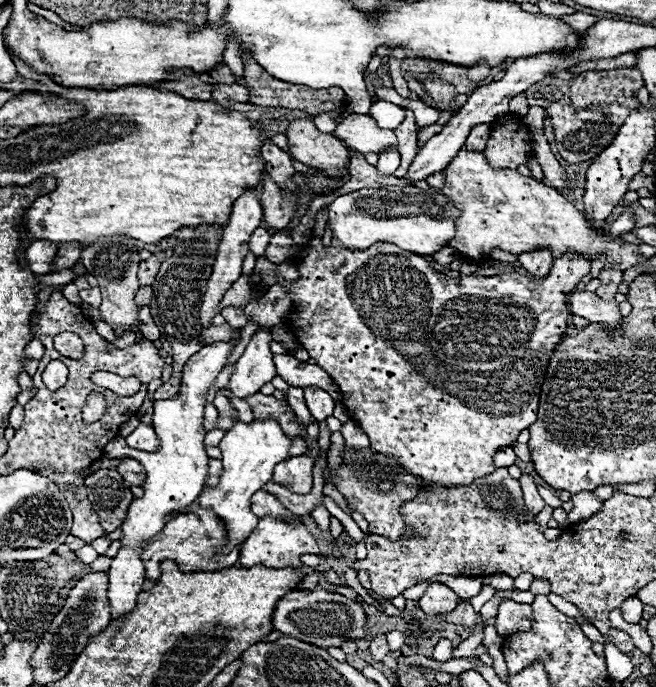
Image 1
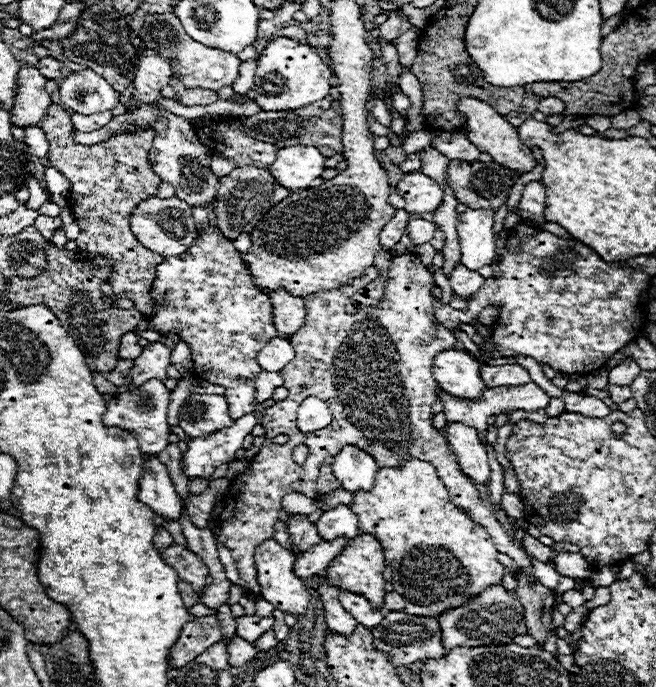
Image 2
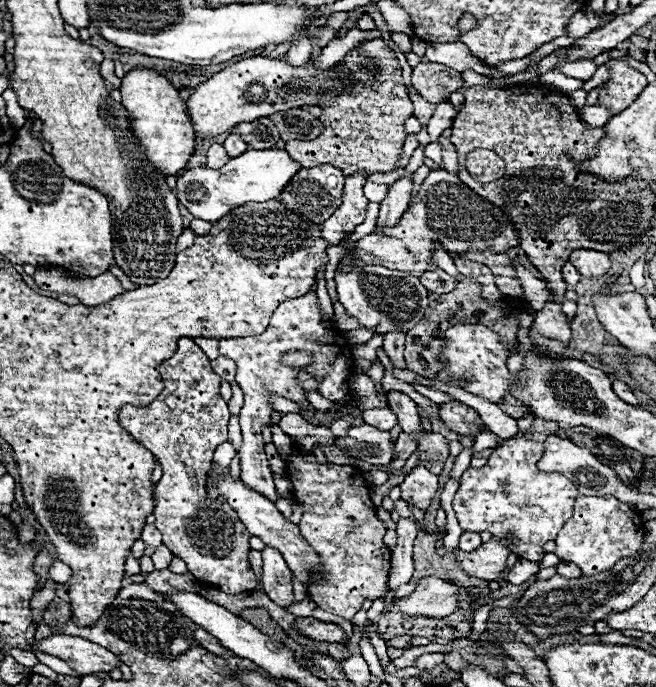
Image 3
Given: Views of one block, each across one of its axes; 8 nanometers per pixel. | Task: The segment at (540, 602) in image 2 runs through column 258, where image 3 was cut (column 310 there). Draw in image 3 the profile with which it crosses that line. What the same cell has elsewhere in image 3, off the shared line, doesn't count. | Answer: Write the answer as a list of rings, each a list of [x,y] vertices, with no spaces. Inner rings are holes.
[[[292,444],[292,452],[288,456],[282,456],[286,464],[286,476],[294,484],[294,494],[298,504],[304,510],[304,516],[300,520],[300,534],[310,542],[310,546],[320,554],[320,560],[326,568],[326,576],[322,582],[310,584],[308,594],[310,598],[324,610],[342,616],[350,620],[360,608],[366,598],[376,600],[378,596],[386,596],[386,582],[390,572],[390,550],[382,542],[386,528],[376,516],[374,504],[370,502],[370,488],[366,488],[366,482],[360,478],[358,468],[354,466],[340,466],[340,464],[318,464],[314,454],[308,450],[302,450],[300,444]]]

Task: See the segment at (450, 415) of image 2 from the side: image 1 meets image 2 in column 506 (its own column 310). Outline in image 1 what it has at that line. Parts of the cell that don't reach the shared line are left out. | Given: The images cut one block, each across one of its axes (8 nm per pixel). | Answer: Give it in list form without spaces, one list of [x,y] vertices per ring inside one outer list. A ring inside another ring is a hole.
[[[308,386],[304,390],[304,394],[306,394],[308,410],[312,412],[312,416],[316,420],[326,420],[328,416],[332,416],[336,402],[334,402],[334,398],[328,392],[324,392],[320,388],[314,388],[314,386]]]

